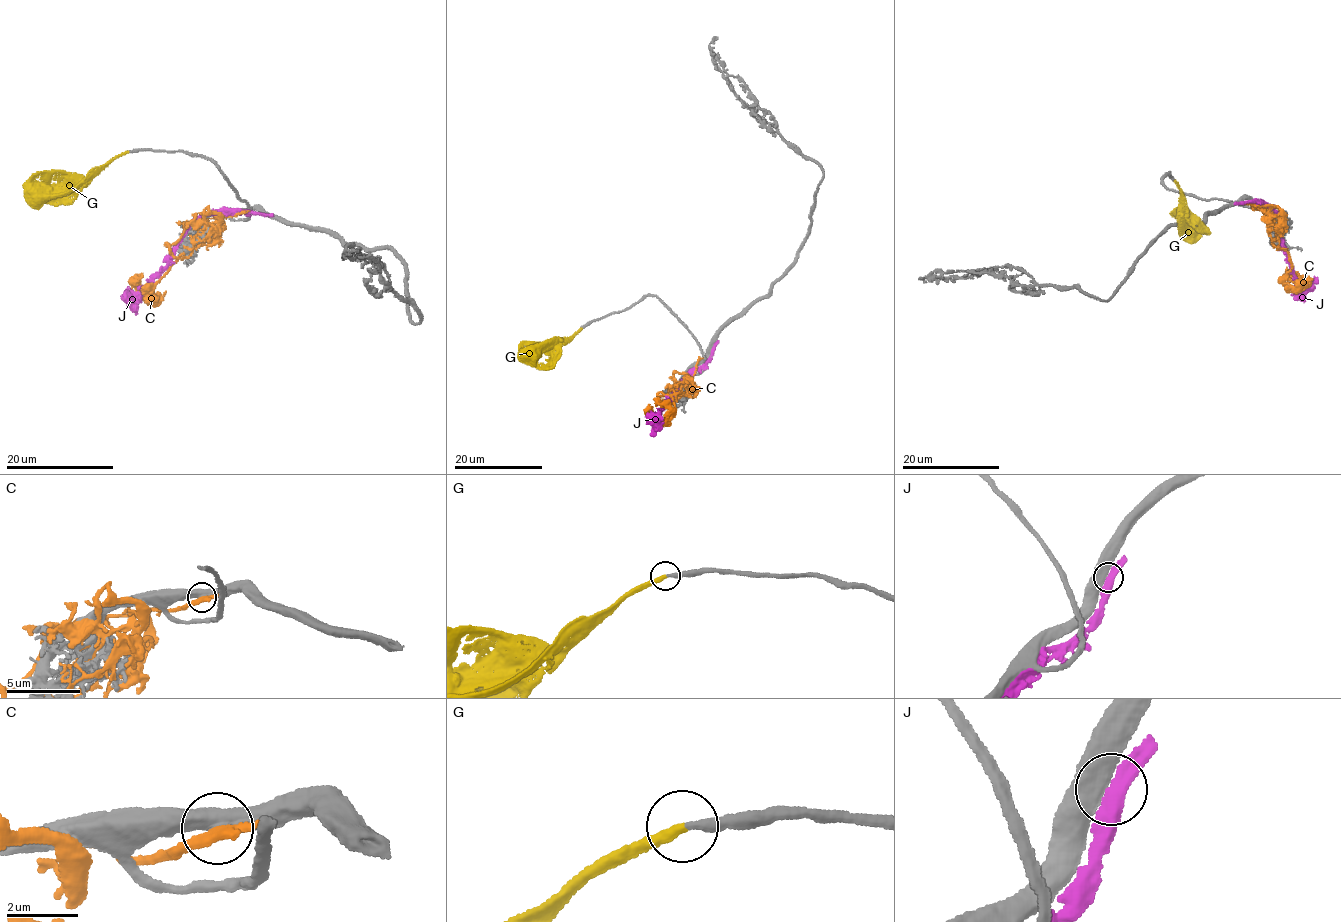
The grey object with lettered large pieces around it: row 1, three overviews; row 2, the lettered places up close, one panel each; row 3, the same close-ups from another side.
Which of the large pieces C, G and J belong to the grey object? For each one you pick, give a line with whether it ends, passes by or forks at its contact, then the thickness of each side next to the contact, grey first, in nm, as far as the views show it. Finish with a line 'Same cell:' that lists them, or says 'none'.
G: it ends; calibres 320 and 340 nm
Same cell: G

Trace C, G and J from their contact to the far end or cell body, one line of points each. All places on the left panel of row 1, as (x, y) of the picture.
C: (242, 211), (223, 216), (215, 234), (180, 257), (154, 289), (157, 297), (140, 291), (137, 282), (142, 273)
G: (127, 151), (116, 155), (89, 178), (82, 178), (53, 192), (37, 191), (24, 196)
J: (265, 214), (238, 211), (200, 216), (190, 225), (171, 262), (140, 293), (132, 294), (127, 286)

